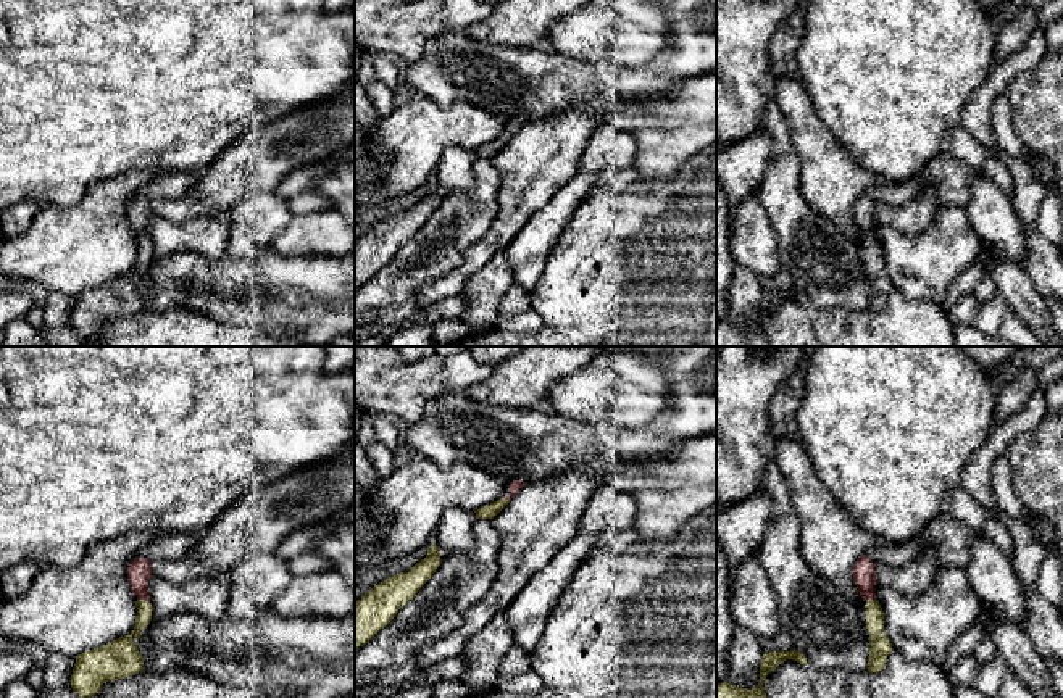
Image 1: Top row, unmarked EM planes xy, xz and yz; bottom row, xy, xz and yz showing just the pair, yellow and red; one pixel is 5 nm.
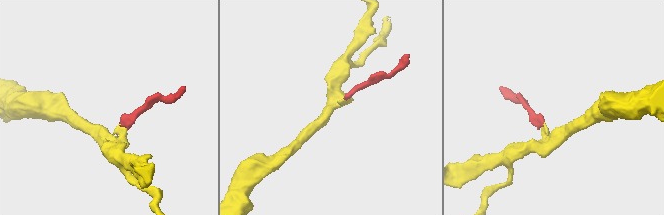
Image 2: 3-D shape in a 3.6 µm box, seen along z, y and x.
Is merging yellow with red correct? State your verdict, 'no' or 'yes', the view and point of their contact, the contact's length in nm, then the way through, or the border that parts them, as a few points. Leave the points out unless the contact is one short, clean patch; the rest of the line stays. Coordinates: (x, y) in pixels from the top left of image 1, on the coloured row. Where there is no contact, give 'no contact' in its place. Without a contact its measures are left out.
yes | xy (142, 600) | 60 nm | across xy (125, 647), (142, 621), (142, 600), (139, 573)

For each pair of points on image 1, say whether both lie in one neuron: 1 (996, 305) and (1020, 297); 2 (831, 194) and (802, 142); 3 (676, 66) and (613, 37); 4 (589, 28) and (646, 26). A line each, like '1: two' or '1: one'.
1: two
2: one
3: two
4: one

